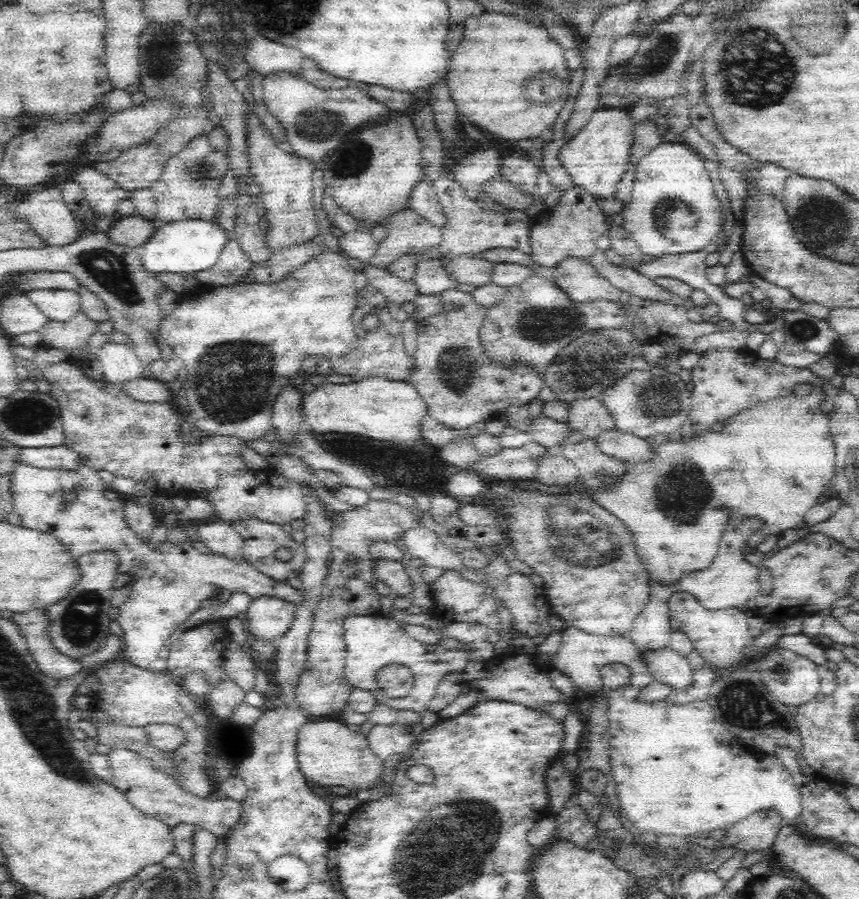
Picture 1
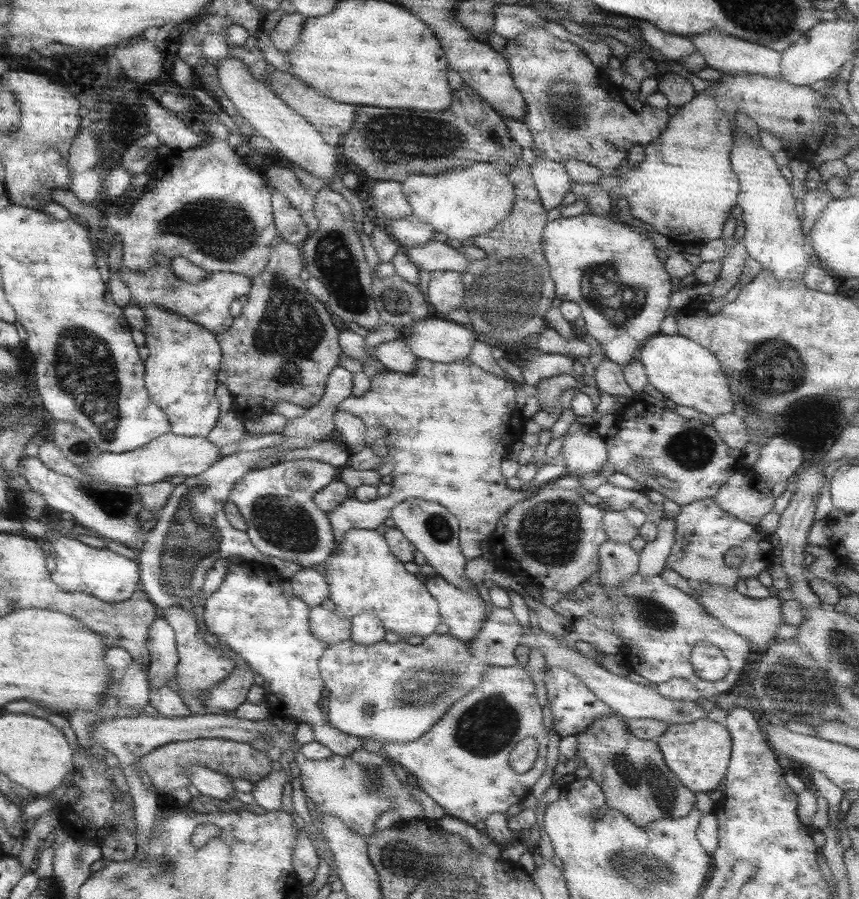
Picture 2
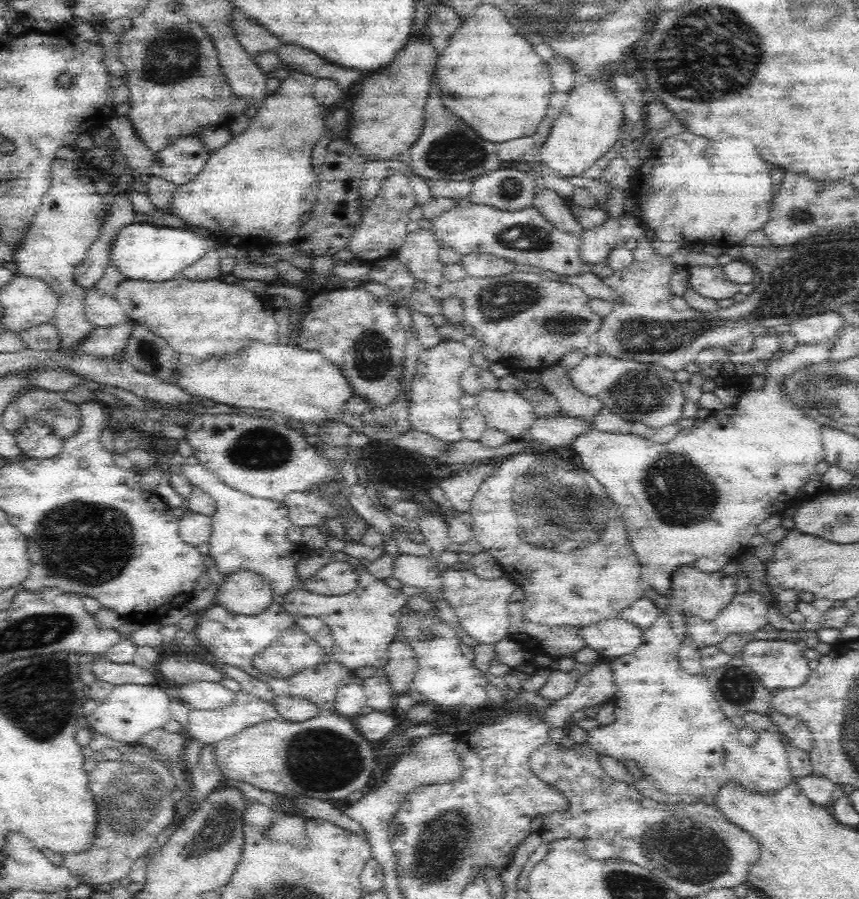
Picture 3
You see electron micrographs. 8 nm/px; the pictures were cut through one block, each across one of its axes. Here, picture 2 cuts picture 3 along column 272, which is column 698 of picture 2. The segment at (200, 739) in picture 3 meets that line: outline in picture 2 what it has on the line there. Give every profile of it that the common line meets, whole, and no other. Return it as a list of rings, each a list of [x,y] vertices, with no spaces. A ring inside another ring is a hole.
[[[530,626],[522,629],[521,644],[527,649],[537,648],[543,655],[545,667],[559,668],[576,676],[606,707],[609,707],[613,713],[619,715],[622,719],[655,719],[668,722],[669,724],[690,723],[694,720],[703,719],[706,715],[705,709],[694,701],[669,700],[661,696],[655,688],[643,686],[634,683],[624,676],[614,675],[607,672],[603,667],[596,664],[593,660],[585,658],[578,651],[573,650],[573,645],[562,645],[543,631],[534,633]]]

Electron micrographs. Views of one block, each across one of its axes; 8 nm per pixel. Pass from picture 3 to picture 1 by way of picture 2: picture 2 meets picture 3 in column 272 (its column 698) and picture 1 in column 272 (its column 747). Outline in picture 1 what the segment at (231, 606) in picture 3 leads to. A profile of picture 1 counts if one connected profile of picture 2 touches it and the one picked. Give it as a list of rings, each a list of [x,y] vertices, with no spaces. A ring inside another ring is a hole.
[[[262,596],[252,600],[245,621],[251,635],[274,642],[290,630],[297,608],[273,597]]]

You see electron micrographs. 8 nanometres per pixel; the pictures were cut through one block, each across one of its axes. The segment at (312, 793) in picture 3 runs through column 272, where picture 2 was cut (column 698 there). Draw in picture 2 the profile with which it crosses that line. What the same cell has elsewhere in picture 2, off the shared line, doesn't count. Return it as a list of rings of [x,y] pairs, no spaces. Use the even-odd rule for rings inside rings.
[[[705,718],[690,723],[670,724],[656,741],[665,766],[691,792],[706,793],[713,790],[725,776],[731,746],[725,725]]]

